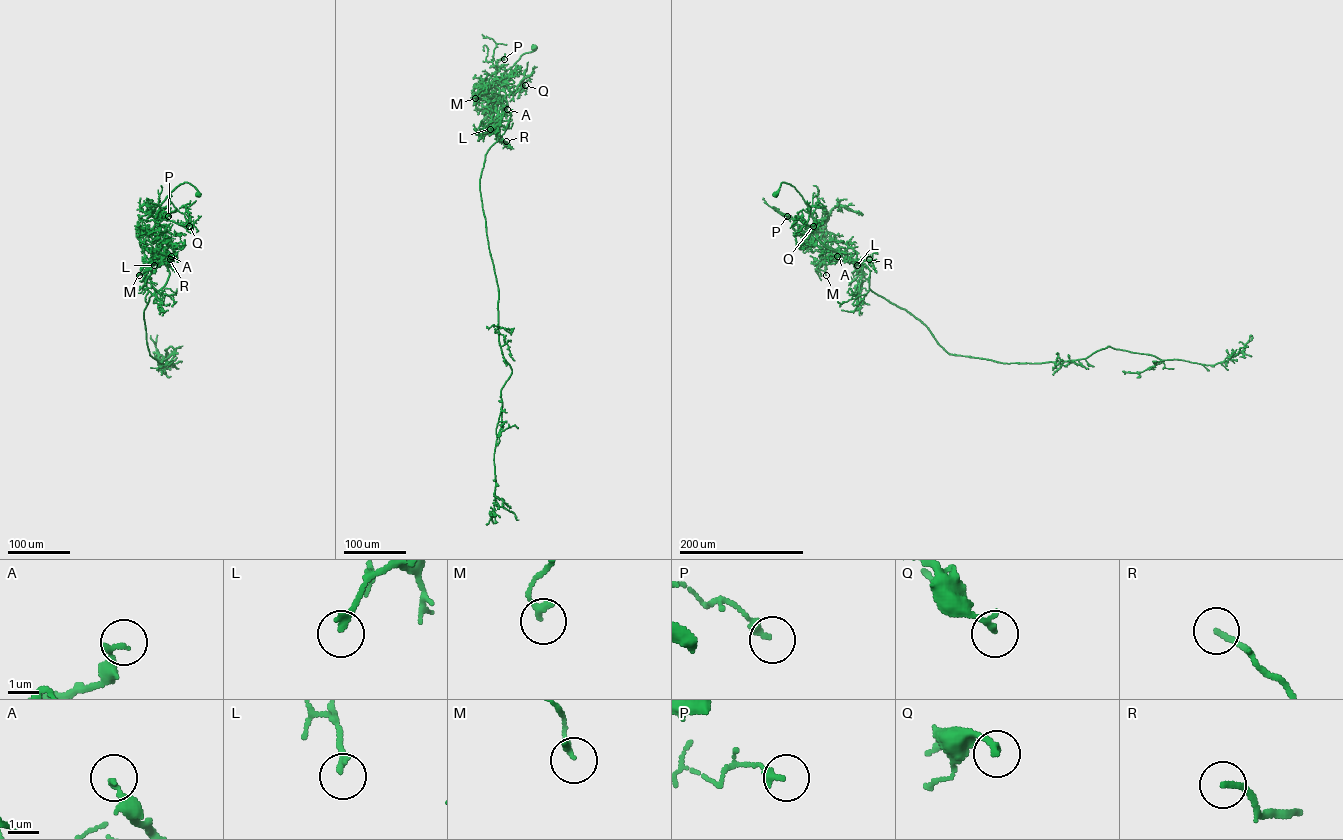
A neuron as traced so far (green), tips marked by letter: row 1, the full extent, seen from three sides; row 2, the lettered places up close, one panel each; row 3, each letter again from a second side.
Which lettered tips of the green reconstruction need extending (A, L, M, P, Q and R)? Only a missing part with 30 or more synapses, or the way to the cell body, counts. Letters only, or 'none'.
L

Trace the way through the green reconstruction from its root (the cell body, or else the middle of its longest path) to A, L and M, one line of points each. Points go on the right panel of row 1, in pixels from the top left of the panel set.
A: (775, 194), (782, 182), (793, 186), (808, 207), (817, 237), (842, 253), (837, 256)
L: (775, 194), (782, 182), (793, 186), (808, 207), (817, 237), (853, 259), (857, 265)
M: (775, 194), (784, 182), (802, 196), (814, 221), (817, 237), (835, 250), (821, 250), (826, 275)

